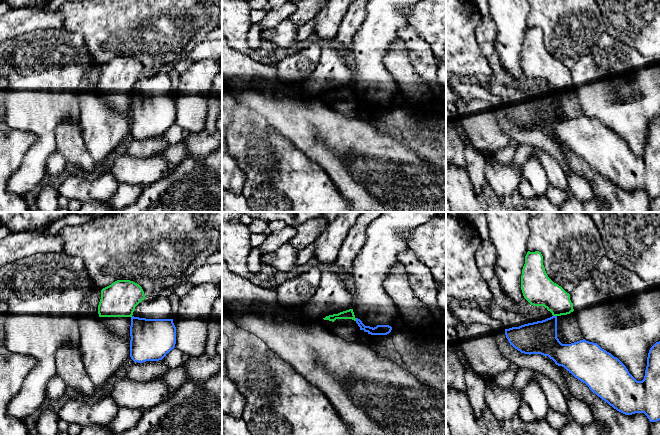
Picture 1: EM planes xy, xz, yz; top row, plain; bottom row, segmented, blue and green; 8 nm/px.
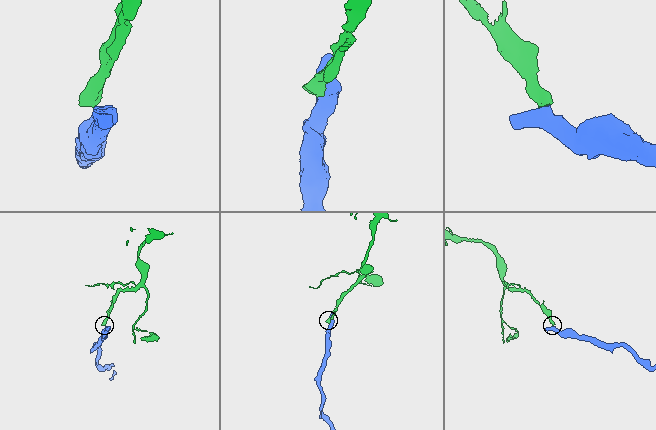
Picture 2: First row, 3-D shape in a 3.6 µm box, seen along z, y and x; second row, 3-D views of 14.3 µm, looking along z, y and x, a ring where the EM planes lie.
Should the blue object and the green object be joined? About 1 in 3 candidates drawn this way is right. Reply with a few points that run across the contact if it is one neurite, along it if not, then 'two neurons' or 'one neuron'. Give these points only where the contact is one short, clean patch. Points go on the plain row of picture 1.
line yz (553, 91), (556, 92); two neurons

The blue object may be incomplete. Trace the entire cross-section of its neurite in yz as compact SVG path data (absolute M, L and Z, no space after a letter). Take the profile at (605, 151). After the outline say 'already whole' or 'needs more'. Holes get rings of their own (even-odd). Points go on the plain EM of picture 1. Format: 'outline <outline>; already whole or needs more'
outline M479 78L477 81L505 101L506 114L510 121L521 129L548 132L556 141L564 143L598 173L625 191L644 189L650 198L660 196L660 117L650 124L644 155L637 157L617 133L597 119L583 115L571 120L562 120L557 114L557 92L553 92L544 82L532 81L526 90L516 90L493 78Z; needs more

